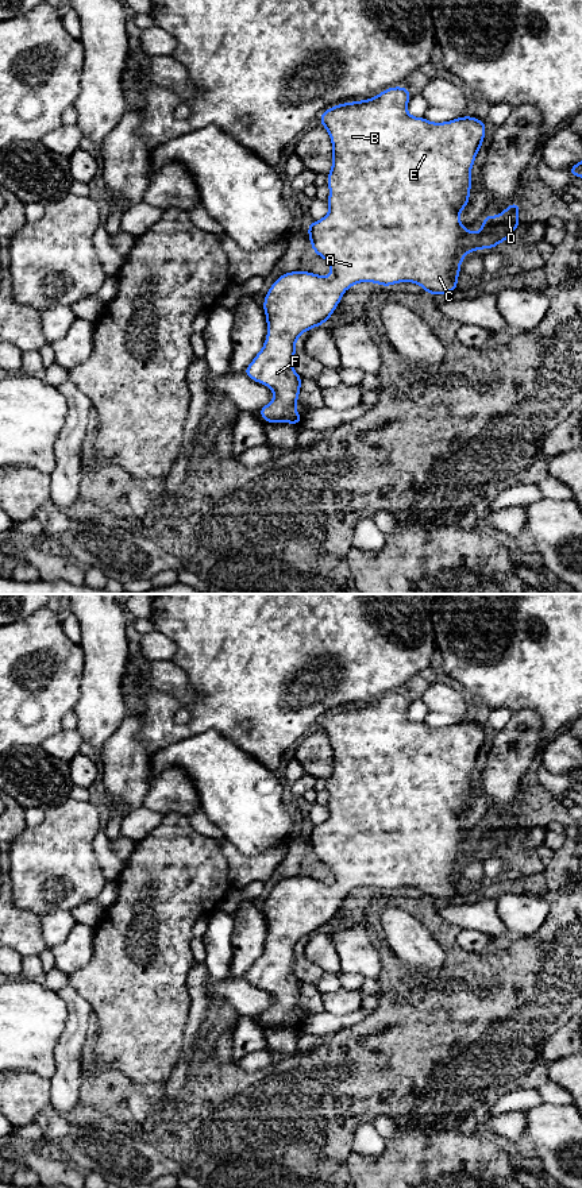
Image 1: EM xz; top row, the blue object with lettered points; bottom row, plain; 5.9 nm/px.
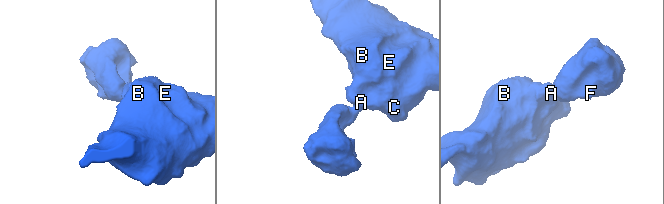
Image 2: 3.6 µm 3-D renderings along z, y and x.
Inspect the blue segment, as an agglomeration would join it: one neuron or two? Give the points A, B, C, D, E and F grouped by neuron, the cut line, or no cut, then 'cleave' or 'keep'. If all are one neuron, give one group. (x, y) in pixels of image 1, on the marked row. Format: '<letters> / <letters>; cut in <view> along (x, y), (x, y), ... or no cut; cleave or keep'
A B C D E F; no cut; keep

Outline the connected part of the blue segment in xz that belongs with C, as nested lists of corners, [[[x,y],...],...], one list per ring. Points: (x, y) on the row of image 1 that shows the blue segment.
[[[393,86],[379,94],[361,101],[343,103],[320,113],[319,119],[332,142],[332,167],[327,174],[329,212],[307,227],[309,242],[315,254],[331,265],[331,275],[323,277],[311,271],[289,271],[280,275],[267,290],[263,301],[266,313],[267,336],[262,350],[244,369],[250,379],[270,387],[274,398],[257,412],[263,423],[288,423],[301,425],[304,416],[294,409],[302,377],[293,367],[296,340],[305,331],[328,321],[339,305],[344,290],[358,282],[374,282],[383,288],[398,282],[420,285],[428,296],[450,294],[458,288],[460,263],[467,252],[481,248],[493,250],[508,240],[521,224],[519,219],[520,201],[508,205],[498,216],[485,215],[482,228],[475,234],[463,227],[459,213],[469,205],[471,190],[471,167],[485,140],[486,123],[473,117],[460,116],[444,123],[432,123],[423,117],[413,117],[406,107],[411,90],[405,86]]]

